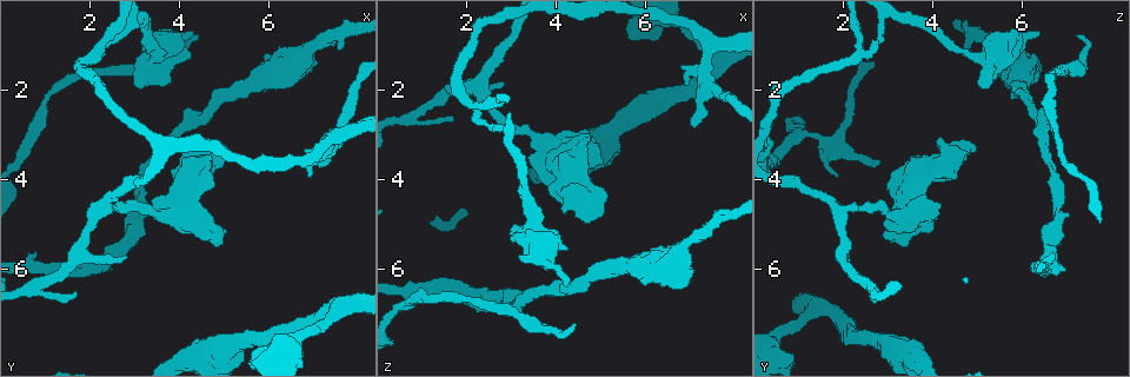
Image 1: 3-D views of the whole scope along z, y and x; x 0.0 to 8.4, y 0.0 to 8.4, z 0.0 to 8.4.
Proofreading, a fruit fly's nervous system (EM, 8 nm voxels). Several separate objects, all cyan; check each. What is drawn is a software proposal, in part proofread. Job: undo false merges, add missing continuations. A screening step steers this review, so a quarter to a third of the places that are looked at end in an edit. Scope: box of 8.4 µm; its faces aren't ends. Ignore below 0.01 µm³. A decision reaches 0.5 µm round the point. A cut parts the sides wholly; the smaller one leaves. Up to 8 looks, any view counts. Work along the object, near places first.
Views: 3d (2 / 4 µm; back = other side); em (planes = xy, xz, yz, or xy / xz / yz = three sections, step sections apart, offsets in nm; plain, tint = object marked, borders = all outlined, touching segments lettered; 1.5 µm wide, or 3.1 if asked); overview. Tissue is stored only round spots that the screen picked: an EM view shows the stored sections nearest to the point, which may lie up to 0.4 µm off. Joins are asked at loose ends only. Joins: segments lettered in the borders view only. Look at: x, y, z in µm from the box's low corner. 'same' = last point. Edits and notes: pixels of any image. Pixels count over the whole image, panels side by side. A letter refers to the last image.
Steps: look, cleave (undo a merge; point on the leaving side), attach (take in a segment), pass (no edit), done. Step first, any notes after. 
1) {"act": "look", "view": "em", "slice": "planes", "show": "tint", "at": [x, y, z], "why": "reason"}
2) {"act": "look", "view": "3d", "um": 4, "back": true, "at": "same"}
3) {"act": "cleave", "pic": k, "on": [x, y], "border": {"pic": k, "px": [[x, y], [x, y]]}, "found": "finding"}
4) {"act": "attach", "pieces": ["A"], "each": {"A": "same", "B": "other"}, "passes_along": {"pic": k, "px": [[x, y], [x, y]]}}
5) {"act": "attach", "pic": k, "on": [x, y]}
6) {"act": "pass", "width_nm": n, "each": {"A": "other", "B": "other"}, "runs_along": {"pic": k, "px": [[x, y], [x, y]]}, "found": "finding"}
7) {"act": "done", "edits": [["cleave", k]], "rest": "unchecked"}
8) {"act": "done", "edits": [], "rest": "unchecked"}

{"act": "look", "view": "3d", "um": 4, "back": true, "at": [3.55, 1.30, 5.40], "why": "abrupt turn"}

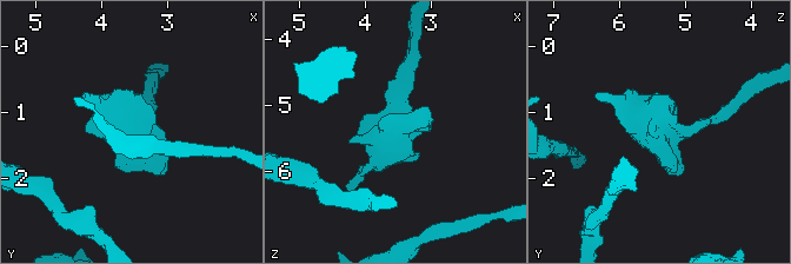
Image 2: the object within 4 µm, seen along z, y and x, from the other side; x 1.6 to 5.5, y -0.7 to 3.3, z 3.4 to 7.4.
{"act": "look", "view": "em", "slice": "planes", "show": "borders", "at": [3.50, 1.30, 5.35], "why": "now the EM"}

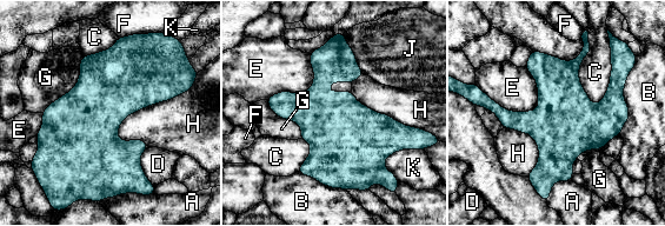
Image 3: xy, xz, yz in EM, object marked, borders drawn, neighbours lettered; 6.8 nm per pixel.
{"act": "pass", "each": {"A": "other", "B": "other", "C": "other", "D": "other", "E": "other", "F": "other", "G": "other", "H": "other", "J": "other", "K": "other"}, "border": {"pic": 3, "px": [[186, 91], [130, 113], [118, 138]]}, "found": "all the same neuron"}

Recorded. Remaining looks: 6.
{"act": "look", "view": "em", "slice": "planes", "show": "plain", "at": [2.85, 5.75, 1.85], "why": "an open end"}

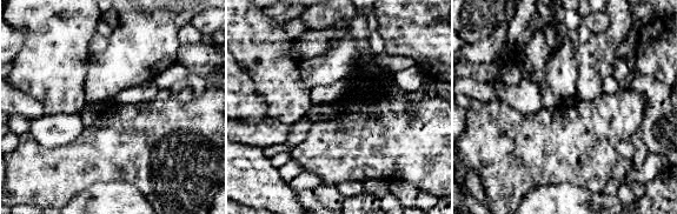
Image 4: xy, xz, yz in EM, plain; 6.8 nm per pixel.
{"act": "look", "view": "em", "slice": "planes", "show": "borders", "at": "same", "why": "what lies round it"}

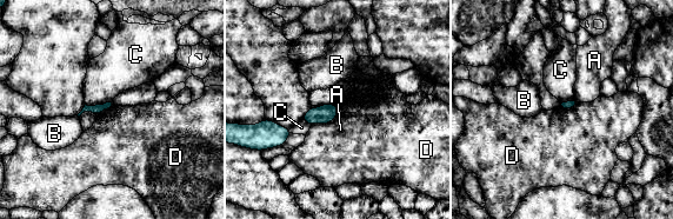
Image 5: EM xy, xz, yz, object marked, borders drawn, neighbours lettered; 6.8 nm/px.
{"act": "pass", "each": {"A": "other", "B": "other", "C": "other", "D": "other"}, "border": {"pic": 5, "px": [[338, 106], [330, 121], [312, 125]]}, "found": "none of them fits"}

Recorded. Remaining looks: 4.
{"act": "look", "view": "3d", "um": 2, "at": [2.15, 1.15, 2.45], "why": "two arms in line, one across"}

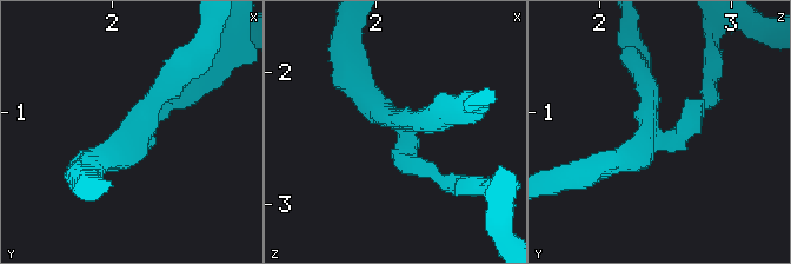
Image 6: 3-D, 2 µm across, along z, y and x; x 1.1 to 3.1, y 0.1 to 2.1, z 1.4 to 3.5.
{"act": "look", "view": "em", "slice": "planes", "show": "plain", "at": [2.18, 1.20, 2.44], "arms": 3}

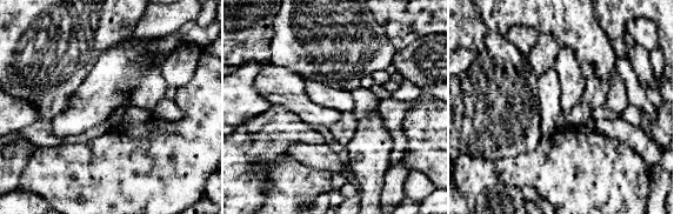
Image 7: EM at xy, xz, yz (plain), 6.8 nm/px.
{"act": "look", "view": "em", "slice": "planes", "show": "borders", "at": "same", "why": "what lies round it"}

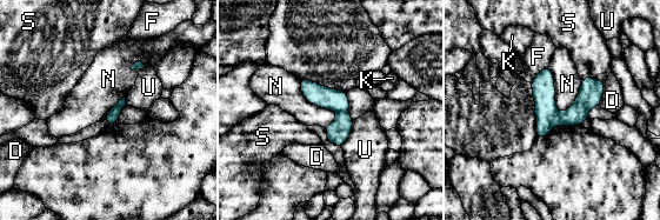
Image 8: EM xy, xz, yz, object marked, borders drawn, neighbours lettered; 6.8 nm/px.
{"act": "cleave", "pic": 8, "on": [113, 117], "longest_contact_nm": ["N", 340], "each": {"D": "other", "F": "other", "K": "other", "N": "other", "S": "other", "U": "other"}, "border": {"pic": 8, "px": [[121, 107], [112, 111], [108, 115]]}, "found": "two neurons meet here"}

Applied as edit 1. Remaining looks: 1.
{"act": "done", "edits": [["cleave", 8]], "rest": "unchecked"}

